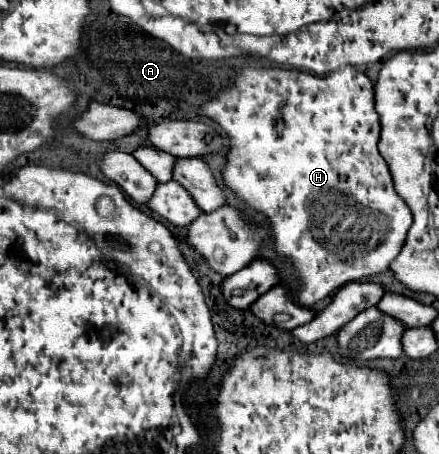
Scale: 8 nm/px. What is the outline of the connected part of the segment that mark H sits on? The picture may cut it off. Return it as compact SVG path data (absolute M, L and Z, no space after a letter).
M247 59L244 62L244 67L240 71L236 71L234 85L230 89L222 91L214 101L202 105L200 113L214 119L228 133L230 153L228 153L228 163L224 167L224 181L254 211L268 217L268 223L270 223L270 229L272 229L272 235L276 241L276 251L280 255L292 259L296 273L302 279L302 291L300 291L298 299L304 307L312 307L316 301L328 297L332 291L336 291L352 281L358 281L362 277L368 277L368 275L388 269L388 265L400 253L400 249L404 245L406 233L412 225L412 211L406 205L406 201L396 193L390 169L378 151L378 139L380 139L382 125L380 125L380 115L374 109L374 87L364 73L356 71L354 67L344 67L342 71L334 71L326 77L318 77L318 75L310 75L306 71L280 68L274 64L260 64L259 62L258 64L256 65L255 60Z

